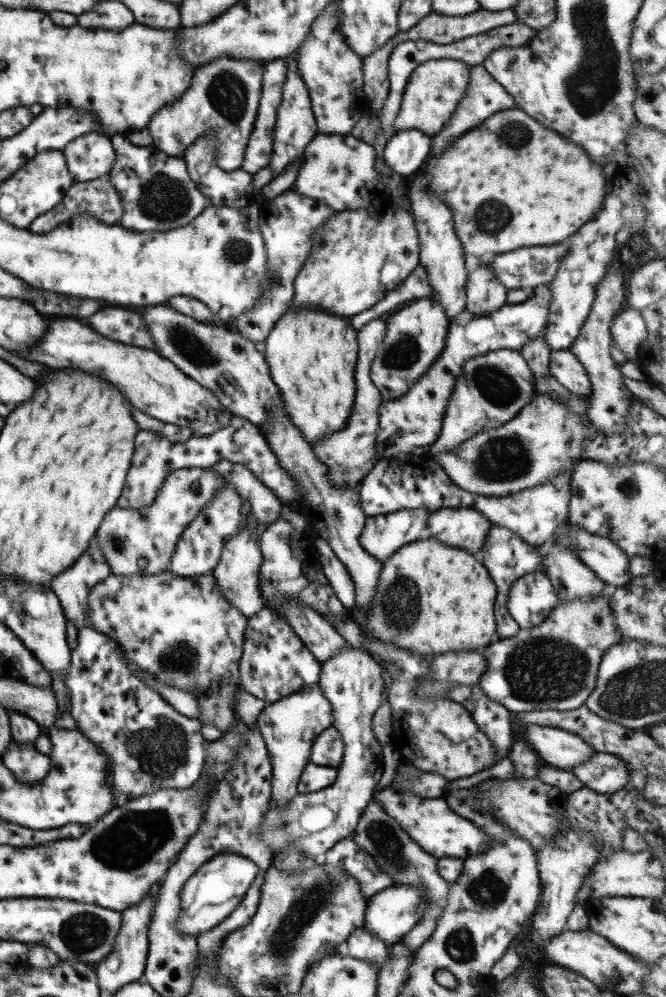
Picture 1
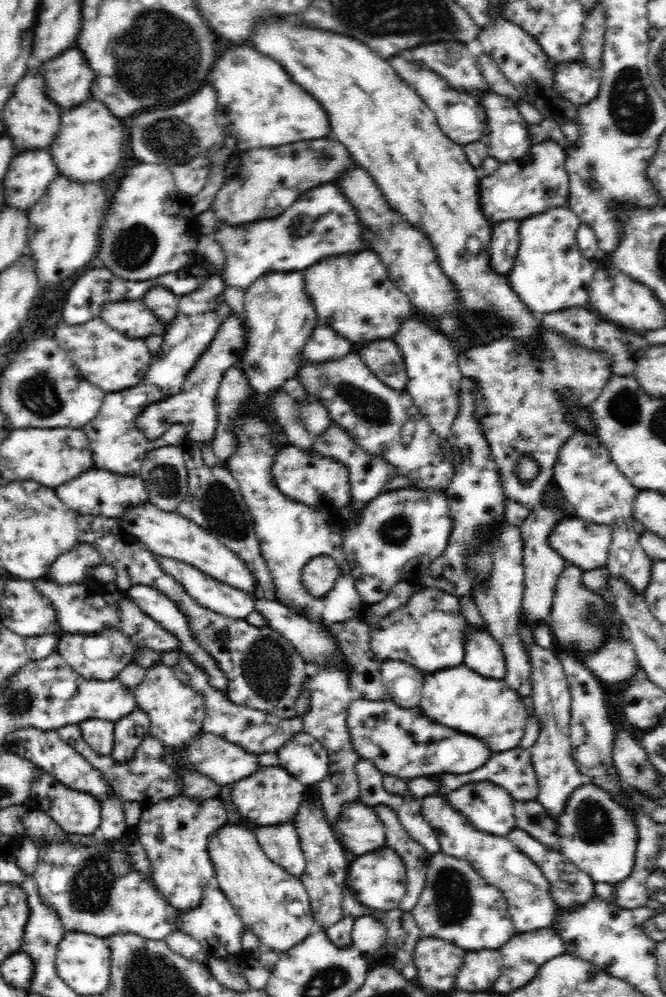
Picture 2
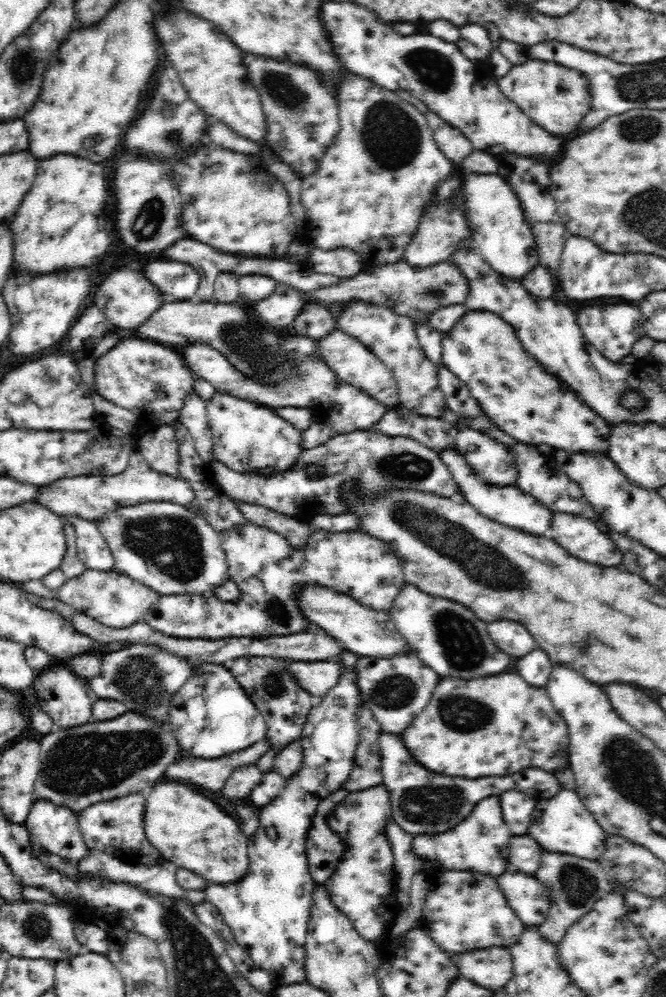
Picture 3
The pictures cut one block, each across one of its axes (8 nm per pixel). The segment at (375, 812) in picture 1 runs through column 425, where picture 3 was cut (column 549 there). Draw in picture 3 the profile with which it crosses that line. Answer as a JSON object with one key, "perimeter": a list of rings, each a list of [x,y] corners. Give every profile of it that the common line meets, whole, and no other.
{"perimeter":[[[546,850],[543,852],[540,868],[535,874],[536,878],[550,891],[551,908],[546,921],[539,926],[540,935],[546,941],[557,945],[572,924],[576,924],[582,916],[594,910],[594,904],[611,890],[611,884],[603,871],[603,866],[598,861],[572,854],[560,854],[560,852]]]}

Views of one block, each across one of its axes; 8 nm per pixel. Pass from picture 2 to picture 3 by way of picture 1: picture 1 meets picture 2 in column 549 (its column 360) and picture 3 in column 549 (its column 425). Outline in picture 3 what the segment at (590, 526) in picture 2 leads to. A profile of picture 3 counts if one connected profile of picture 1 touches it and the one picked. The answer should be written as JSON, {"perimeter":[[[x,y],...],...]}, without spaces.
{"perimeter":[[[458,448],[443,451],[440,455],[442,456],[441,460],[446,463],[446,467],[452,474],[453,480],[458,484],[459,491],[464,494],[467,502],[474,506],[478,512],[481,512],[490,520],[530,534],[544,536],[550,530],[552,514],[555,511],[550,510],[530,494],[522,492],[515,486],[496,487],[480,481],[478,474],[470,468],[464,457],[458,453]]]}

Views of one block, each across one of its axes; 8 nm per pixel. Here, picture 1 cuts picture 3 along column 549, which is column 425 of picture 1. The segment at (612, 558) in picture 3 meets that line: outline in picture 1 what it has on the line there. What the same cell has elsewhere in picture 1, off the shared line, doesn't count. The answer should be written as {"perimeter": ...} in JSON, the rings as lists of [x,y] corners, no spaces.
{"perimeter":[[[473,507],[466,508],[444,508],[432,511],[426,522],[426,530],[420,534],[418,539],[434,538],[447,546],[464,550],[473,555],[479,555],[485,546],[486,538],[490,534],[492,523]]]}

